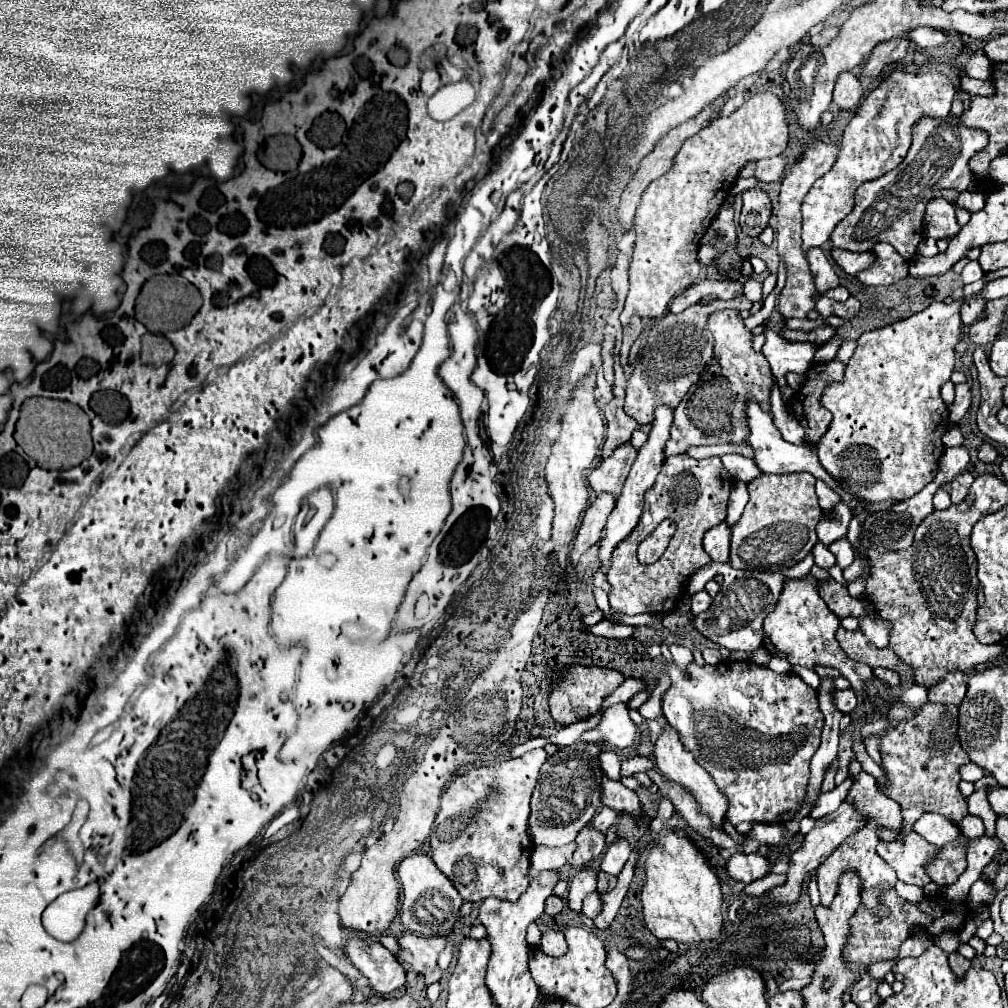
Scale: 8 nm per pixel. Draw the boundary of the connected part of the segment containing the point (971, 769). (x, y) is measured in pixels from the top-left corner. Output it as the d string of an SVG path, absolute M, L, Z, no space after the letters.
M969 762L969 764L961 766L959 774L961 774L961 778L967 782L977 782L977 780L981 780L981 778L985 776L983 768L979 768L979 766L977 766L977 764L973 764L973 762Z

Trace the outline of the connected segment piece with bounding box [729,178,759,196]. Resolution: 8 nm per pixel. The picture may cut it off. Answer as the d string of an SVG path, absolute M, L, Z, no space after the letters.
M737 178L735 184L732 186L732 191L729 193L736 196L739 193L743 193L744 191L749 190L751 186L757 186L757 184L759 184L759 180L757 180L757 178Z

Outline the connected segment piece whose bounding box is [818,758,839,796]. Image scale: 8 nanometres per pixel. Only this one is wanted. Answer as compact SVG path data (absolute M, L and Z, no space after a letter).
M836 758L826 770L825 777L822 783L822 788L818 796L820 796L825 792L829 792L836 787L835 774L838 768L839 768L839 762L838 759Z

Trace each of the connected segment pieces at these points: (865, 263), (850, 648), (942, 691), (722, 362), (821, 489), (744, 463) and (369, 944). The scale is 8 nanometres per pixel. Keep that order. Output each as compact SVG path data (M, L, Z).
M833 247L831 255L835 258L835 262L847 272L847 274L859 274L861 270L867 270L871 268L875 262L877 262L877 256L875 252L839 252L839 248Z
M839 628L837 640L841 642L841 646L845 648L845 652L851 660L863 662L871 668L877 668L877 666L893 668L899 662L895 652L891 652L889 648L877 648L875 644L871 644L871 640L867 640L867 636L861 630L849 632L845 628Z
M951 672L937 686L933 686L929 690L929 702L931 704L955 704L955 706L959 706L963 696L965 696L965 690L967 690L967 686L963 682L963 674Z
M717 310L707 318L707 326L715 338L713 364L707 366L699 382L689 390L675 408L671 438L665 444L665 456L681 454L689 446L703 444L743 444L749 438L747 406L755 400L765 412L771 412L769 394L775 384L771 368L763 352L753 350L753 332L745 326L739 310Z
M817 480L815 490L817 490L817 496L819 496L819 506L831 516L831 508L841 500L841 496L833 488L829 488L823 480Z
M725 454L723 456L725 468L741 482L749 482L753 480L753 476L761 474L761 470L755 466L755 462L747 456L739 456L739 454Z
M349 938L345 946L349 962L371 982L379 996L387 996L405 984L405 970L399 960L377 940Z

